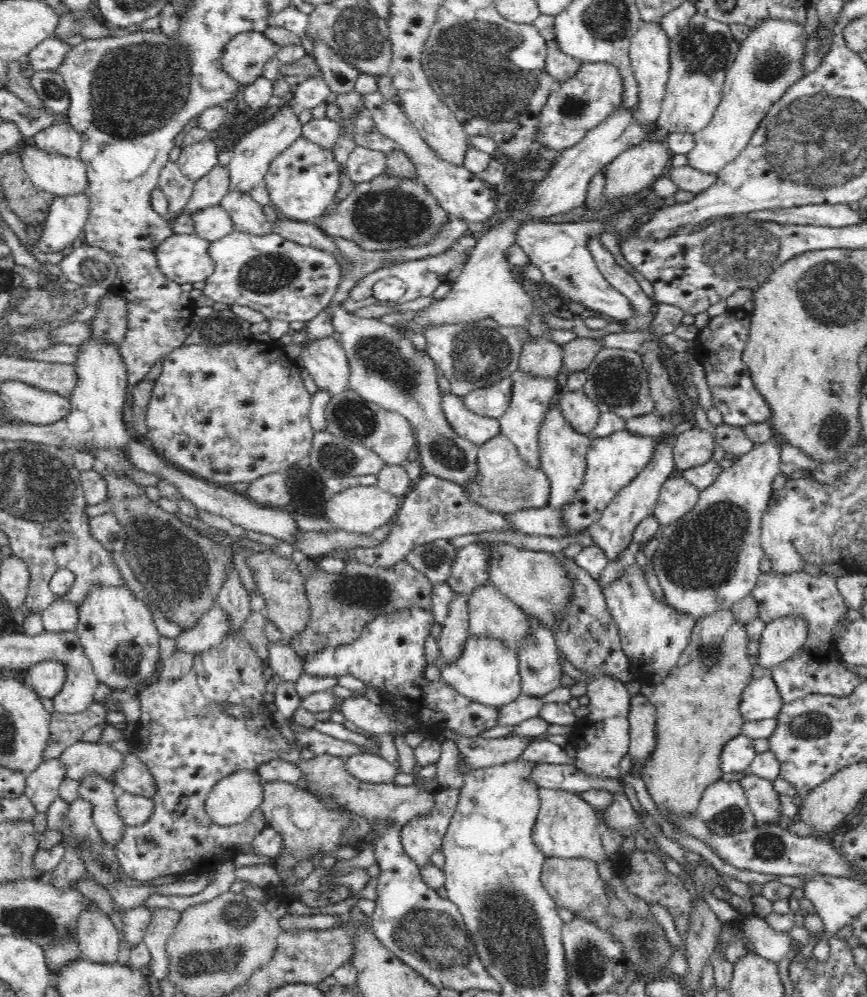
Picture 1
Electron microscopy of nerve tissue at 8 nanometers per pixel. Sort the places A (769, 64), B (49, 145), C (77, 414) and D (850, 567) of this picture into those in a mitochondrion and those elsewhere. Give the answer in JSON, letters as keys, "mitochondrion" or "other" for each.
{"A":"mitochondrion","B":"other","C":"other","D":"other"}

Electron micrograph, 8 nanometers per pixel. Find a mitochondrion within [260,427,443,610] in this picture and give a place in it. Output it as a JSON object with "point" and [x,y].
{"point":[336,459]}

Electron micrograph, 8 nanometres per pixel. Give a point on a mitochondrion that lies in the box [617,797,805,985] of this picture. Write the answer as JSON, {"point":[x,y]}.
{"point":[646,946]}

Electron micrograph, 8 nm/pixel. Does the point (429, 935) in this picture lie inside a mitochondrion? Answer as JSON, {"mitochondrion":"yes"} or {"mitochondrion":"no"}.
{"mitochondrion":"yes"}

